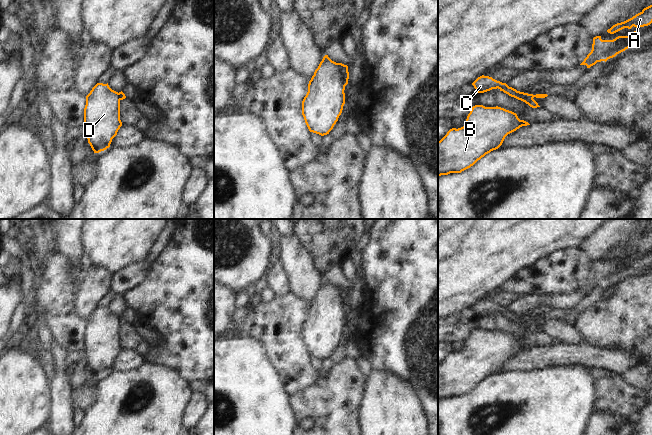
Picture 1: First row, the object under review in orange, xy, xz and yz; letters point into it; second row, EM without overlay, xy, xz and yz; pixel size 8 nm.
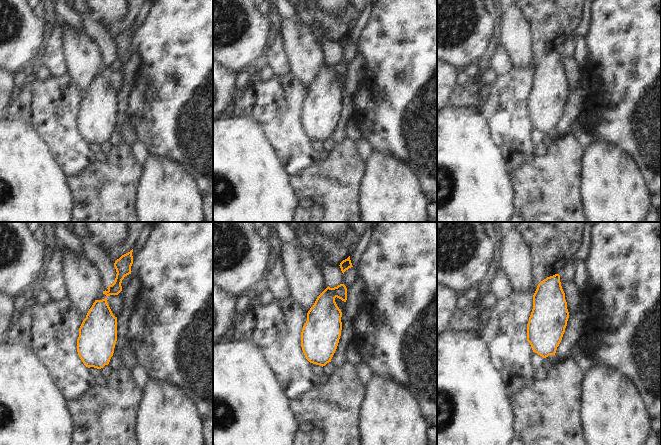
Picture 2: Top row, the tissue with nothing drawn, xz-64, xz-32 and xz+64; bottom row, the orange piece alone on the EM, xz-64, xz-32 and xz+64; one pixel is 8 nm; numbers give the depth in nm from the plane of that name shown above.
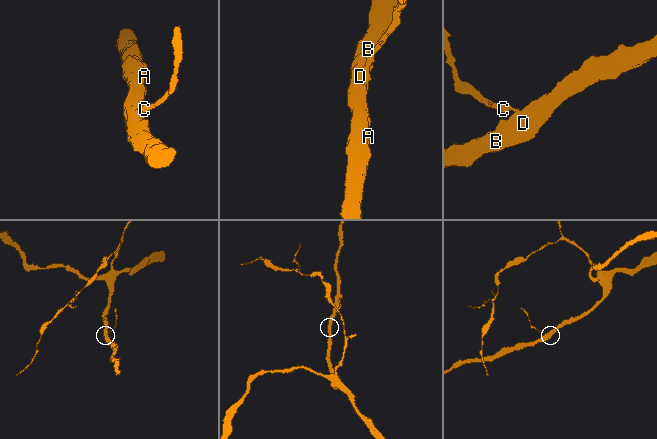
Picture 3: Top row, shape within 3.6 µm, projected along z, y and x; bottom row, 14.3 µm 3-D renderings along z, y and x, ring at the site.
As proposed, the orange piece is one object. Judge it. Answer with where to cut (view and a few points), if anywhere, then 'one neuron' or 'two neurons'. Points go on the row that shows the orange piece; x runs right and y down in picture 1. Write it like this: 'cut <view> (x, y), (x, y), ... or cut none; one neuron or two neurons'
cut xz (336, 63), (345, 85); two neurons

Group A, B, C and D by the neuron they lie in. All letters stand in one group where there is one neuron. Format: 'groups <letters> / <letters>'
groups A B D / C

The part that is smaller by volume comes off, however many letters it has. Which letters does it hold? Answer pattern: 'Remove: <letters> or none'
Remove: C

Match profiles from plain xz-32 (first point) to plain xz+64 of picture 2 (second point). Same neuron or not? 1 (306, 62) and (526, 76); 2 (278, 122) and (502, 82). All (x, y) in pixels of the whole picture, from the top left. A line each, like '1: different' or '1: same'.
1: different
2: same

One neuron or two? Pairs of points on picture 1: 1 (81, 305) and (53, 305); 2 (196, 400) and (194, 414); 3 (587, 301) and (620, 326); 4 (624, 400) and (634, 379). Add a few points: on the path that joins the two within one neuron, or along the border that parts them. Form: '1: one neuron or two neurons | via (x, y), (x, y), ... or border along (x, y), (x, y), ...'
1: two neurons | border along (80, 283), (70, 304), (72, 310), (85, 320)
2: one neuron | via (196, 403), (194, 411)
3: two neurons | border along (603, 297), (585, 308), (575, 321)
4: two neurons | border along (621, 375), (630, 385), (641, 389)

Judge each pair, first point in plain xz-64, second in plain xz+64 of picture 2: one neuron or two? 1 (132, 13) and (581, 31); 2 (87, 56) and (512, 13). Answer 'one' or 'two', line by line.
1: two
2: one

